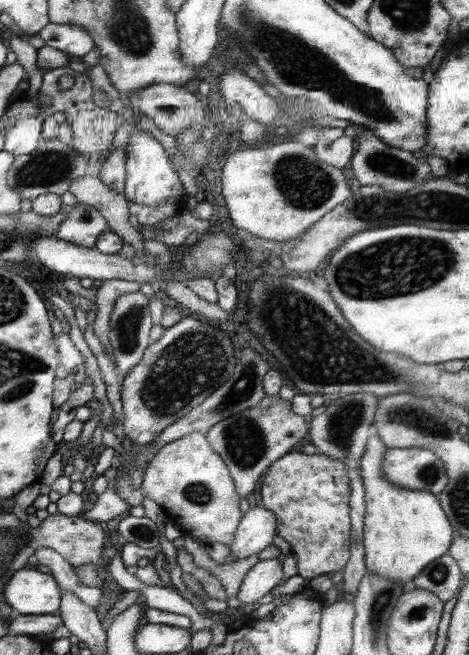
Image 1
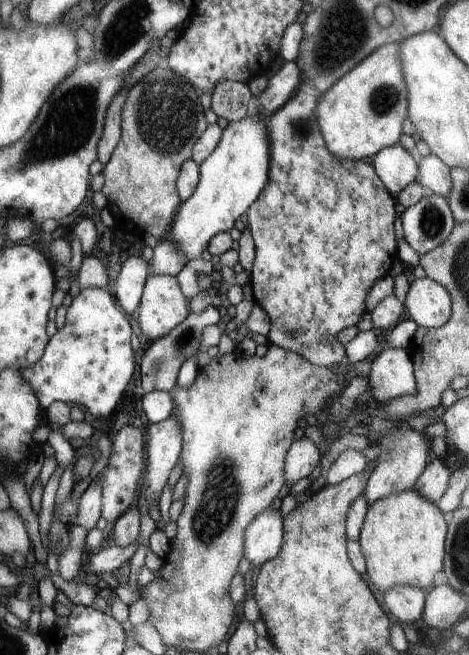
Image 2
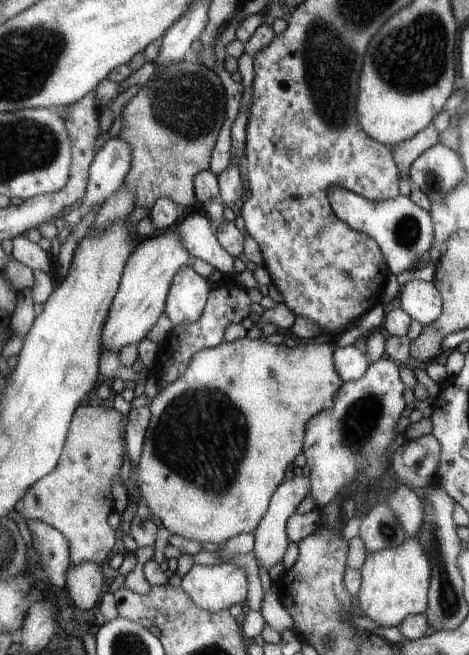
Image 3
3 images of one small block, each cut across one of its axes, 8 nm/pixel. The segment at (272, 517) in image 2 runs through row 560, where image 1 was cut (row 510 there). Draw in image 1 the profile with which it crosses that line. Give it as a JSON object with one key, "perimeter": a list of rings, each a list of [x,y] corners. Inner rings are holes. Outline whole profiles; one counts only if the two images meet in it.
{"perimeter":[[[252,503],[249,511],[241,518],[234,533],[234,542],[229,546],[232,559],[238,561],[258,555],[272,545],[272,538],[276,535],[275,524],[273,512]]]}

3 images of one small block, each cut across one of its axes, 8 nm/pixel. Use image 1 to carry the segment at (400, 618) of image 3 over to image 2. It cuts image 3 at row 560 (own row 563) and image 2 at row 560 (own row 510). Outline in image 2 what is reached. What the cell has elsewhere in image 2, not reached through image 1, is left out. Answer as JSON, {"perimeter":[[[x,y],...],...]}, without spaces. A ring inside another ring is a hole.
{"perimeter":[[[413,488],[400,494],[387,496],[369,505],[359,543],[366,559],[367,574],[374,586],[384,593],[394,585],[408,585],[425,591],[434,588],[431,584],[436,574],[443,571],[447,525],[448,519],[438,509],[437,504],[426,501]]]}

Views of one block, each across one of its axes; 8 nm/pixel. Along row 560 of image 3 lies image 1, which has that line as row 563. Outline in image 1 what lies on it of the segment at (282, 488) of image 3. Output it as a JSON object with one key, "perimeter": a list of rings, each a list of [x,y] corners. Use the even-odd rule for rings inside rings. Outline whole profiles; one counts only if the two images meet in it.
{"perimeter":[[[278,558],[260,560],[246,574],[246,578],[240,586],[240,592],[238,592],[238,600],[247,609],[256,606],[260,598],[266,596],[274,587],[281,584],[283,576],[283,566]]]}

